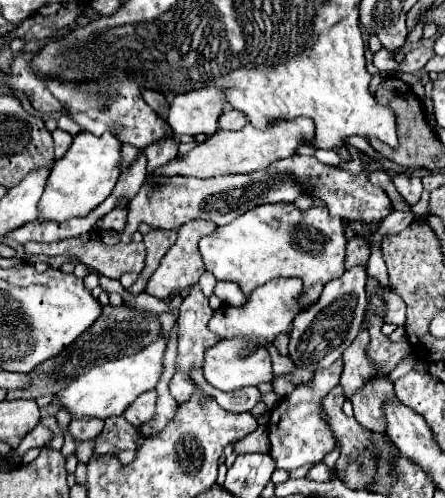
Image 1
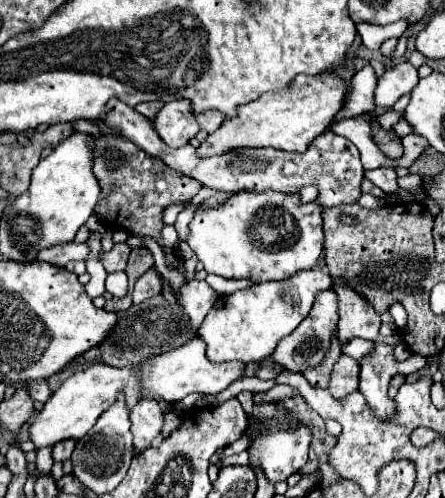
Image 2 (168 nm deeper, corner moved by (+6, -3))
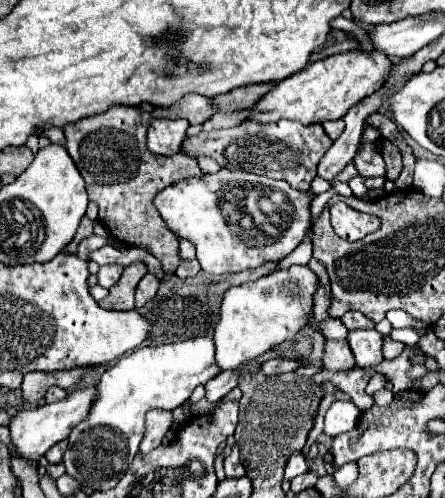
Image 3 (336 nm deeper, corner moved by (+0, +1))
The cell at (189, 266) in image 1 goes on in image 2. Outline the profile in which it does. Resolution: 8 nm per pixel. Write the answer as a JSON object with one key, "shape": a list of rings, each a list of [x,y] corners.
{"shape":[[[147,270],[137,282],[135,282],[135,288],[133,288],[133,304],[141,304],[143,300],[151,298],[151,296],[157,296],[163,288],[163,282],[159,280],[159,274],[155,270]]]}

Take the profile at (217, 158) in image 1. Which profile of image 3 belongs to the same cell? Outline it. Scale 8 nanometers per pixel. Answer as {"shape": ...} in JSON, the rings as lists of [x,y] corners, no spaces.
{"shape":[[[345,52],[335,54],[325,60],[317,60],[307,64],[301,72],[291,74],[289,78],[277,82],[263,100],[255,102],[255,106],[239,110],[247,112],[251,120],[259,120],[271,124],[275,120],[297,120],[301,124],[323,124],[327,120],[339,120],[347,114],[347,110],[373,94],[379,84],[389,76],[391,60],[383,56],[383,52]]]}

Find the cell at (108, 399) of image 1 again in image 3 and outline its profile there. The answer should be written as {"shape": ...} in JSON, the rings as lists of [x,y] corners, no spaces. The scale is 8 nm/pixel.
{"shape":[[[95,384],[83,386],[83,388],[77,388],[77,390],[69,392],[69,396],[59,400],[59,402],[35,406],[35,408],[23,408],[19,414],[15,414],[9,430],[11,430],[11,440],[17,446],[17,452],[23,458],[39,460],[51,446],[65,440],[71,434],[71,430],[75,428],[75,424],[85,420],[87,412],[91,410],[91,404],[95,402],[95,392],[97,392]]]}

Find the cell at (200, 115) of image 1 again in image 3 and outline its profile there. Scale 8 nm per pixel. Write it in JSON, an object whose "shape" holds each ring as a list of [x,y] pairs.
{"shape":[[[155,118],[149,124],[147,132],[147,146],[151,152],[161,156],[173,156],[179,152],[185,132],[189,128],[187,120],[169,120],[169,118]]]}

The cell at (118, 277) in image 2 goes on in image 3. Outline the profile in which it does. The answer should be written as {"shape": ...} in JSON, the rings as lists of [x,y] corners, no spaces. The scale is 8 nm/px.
{"shape":[[[107,264],[107,266],[101,266],[99,272],[97,272],[97,280],[103,288],[111,288],[117,284],[117,280],[121,278],[123,274],[123,266],[119,264]]]}

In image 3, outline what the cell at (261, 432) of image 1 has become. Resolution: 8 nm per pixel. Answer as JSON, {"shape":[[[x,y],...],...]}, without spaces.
{"shape":[[[233,446],[231,448],[231,456],[225,458],[225,474],[227,478],[237,478],[237,476],[245,476],[245,468],[239,460],[239,448]]]}

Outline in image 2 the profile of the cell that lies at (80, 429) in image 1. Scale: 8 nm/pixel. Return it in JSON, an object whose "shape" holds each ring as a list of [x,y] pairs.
{"shape":[[[63,440],[61,444],[55,444],[53,452],[51,452],[53,462],[65,462],[71,456],[73,448],[75,448],[75,440]]]}

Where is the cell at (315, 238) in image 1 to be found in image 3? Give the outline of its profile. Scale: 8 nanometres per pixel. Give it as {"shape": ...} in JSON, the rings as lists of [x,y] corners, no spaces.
{"shape":[[[221,168],[217,174],[207,174],[203,180],[181,180],[167,186],[163,192],[159,192],[159,196],[155,196],[155,206],[167,226],[179,238],[187,238],[195,244],[201,270],[217,276],[259,268],[267,262],[279,262],[289,256],[311,230],[311,202],[313,196],[291,188],[283,180],[257,176],[245,170],[235,172],[227,168]]]}

